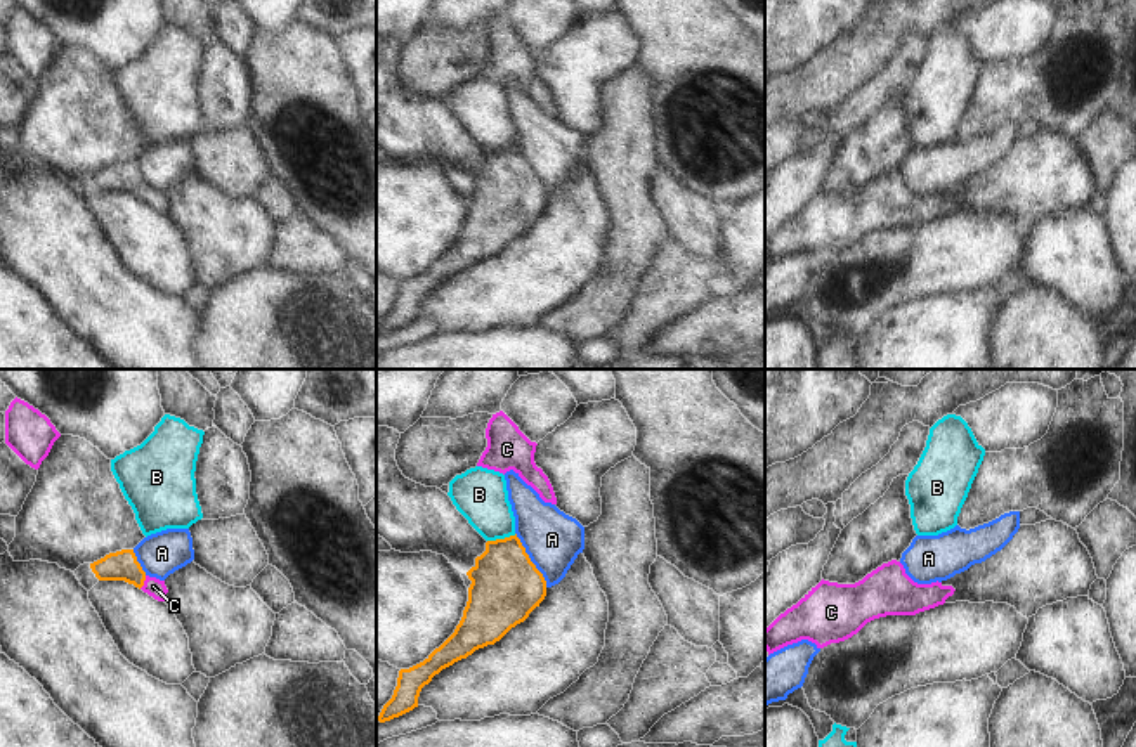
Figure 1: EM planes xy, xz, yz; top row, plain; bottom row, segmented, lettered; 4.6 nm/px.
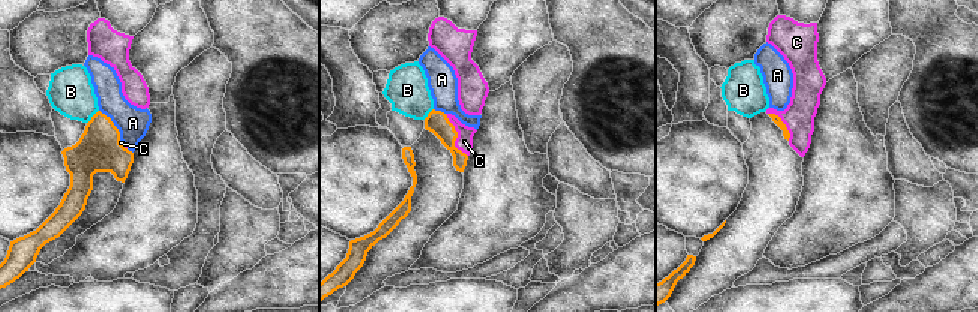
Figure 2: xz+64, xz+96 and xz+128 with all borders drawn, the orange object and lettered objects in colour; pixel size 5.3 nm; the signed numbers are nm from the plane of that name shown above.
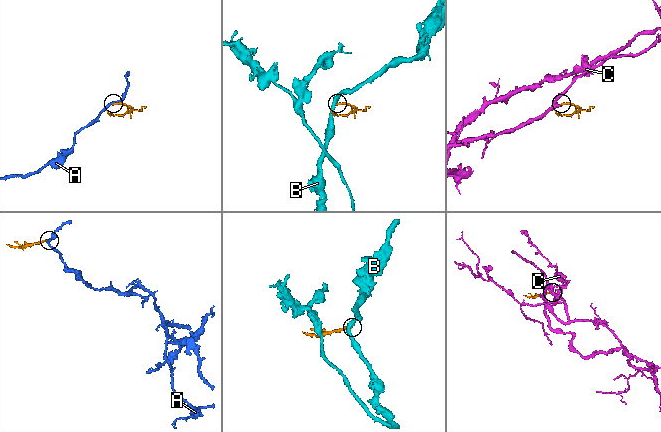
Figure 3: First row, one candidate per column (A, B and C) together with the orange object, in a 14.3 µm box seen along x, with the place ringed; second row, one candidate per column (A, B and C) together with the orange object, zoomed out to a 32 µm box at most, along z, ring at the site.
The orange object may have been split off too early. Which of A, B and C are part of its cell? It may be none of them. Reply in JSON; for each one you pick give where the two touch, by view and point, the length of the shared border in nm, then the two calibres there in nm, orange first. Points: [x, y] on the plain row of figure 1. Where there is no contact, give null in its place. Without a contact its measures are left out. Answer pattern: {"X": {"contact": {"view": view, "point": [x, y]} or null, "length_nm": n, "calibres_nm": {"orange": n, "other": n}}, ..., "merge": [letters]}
{"C": {"contact": {"view": "xy", "point": [143, 194]}, "length_nm": 70, "calibres_nm": {"orange": 140, "other": 90}}, "merge": ["C"]}

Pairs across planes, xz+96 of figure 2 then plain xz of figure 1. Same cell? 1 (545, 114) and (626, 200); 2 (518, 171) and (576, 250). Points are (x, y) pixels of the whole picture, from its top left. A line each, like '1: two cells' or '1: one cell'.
1: one cell
2: one cell

